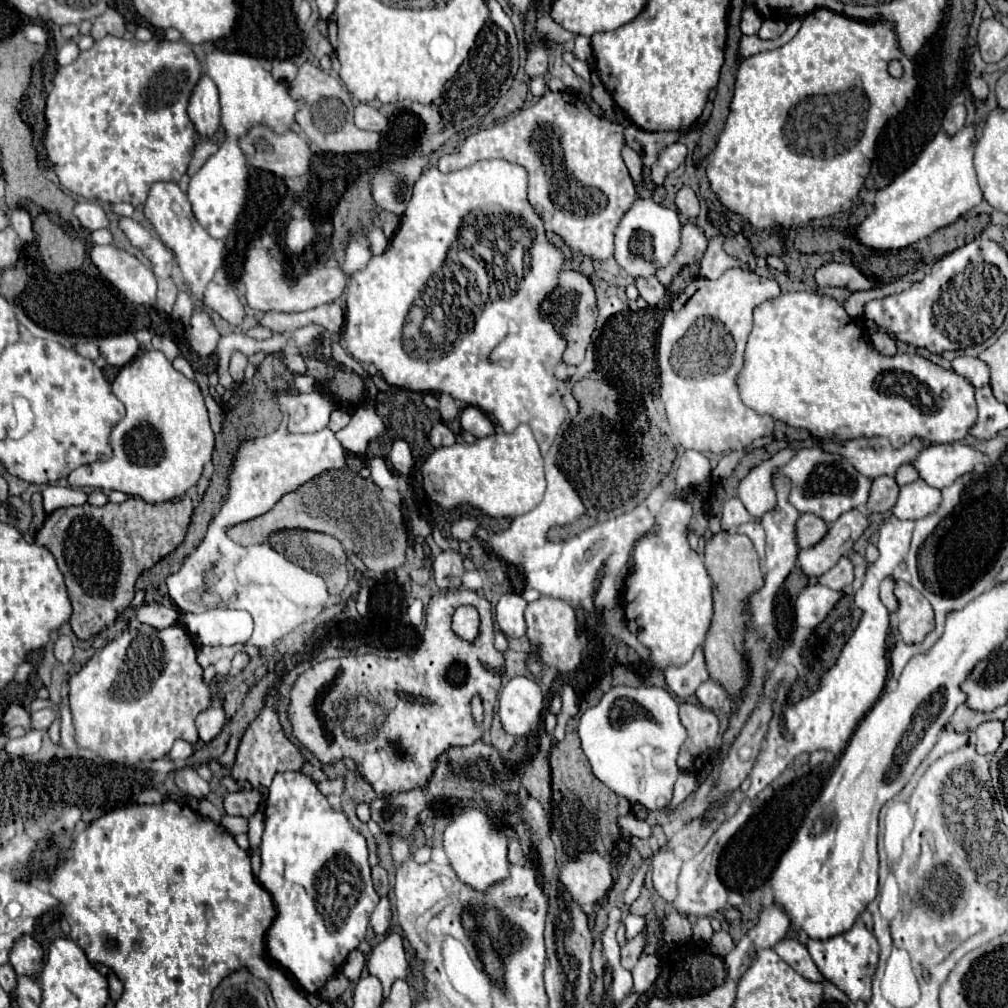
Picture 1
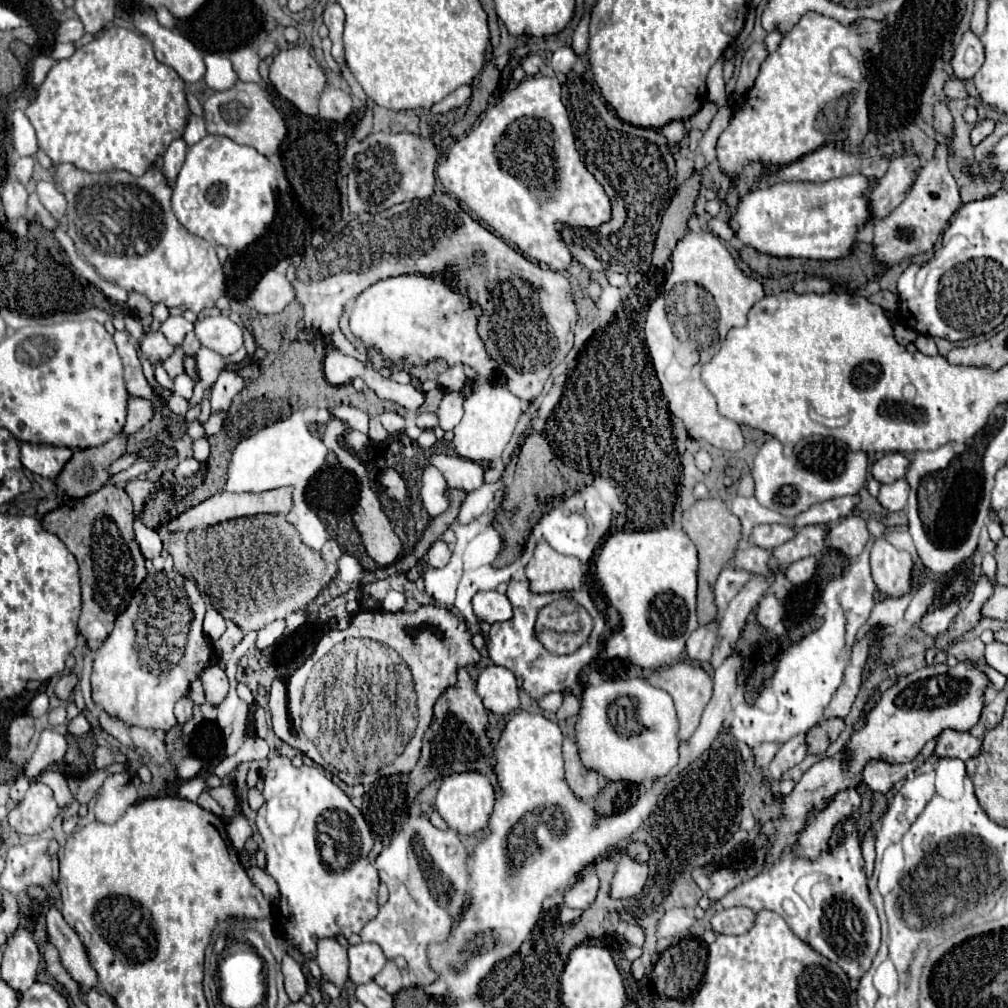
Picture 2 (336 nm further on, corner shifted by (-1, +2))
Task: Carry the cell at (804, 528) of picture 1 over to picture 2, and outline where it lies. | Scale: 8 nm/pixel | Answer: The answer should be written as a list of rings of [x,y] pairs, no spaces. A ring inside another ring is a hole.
[[[758,525],[752,531],[752,543],[764,549],[774,549],[786,543],[786,539],[792,539],[794,535],[796,531],[790,525]]]

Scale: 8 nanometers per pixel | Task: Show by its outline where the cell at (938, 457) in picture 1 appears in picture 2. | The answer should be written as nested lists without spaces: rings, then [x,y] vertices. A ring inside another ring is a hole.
[[[886,453],[872,465],[872,475],[882,483],[894,483],[904,479],[910,469],[910,461],[902,453]]]

